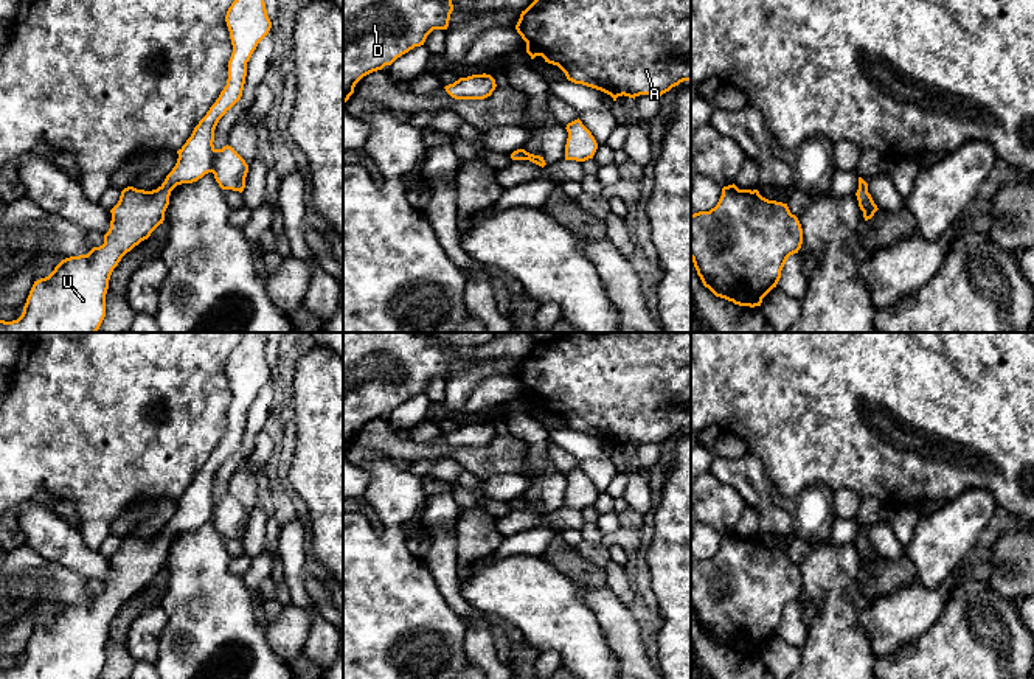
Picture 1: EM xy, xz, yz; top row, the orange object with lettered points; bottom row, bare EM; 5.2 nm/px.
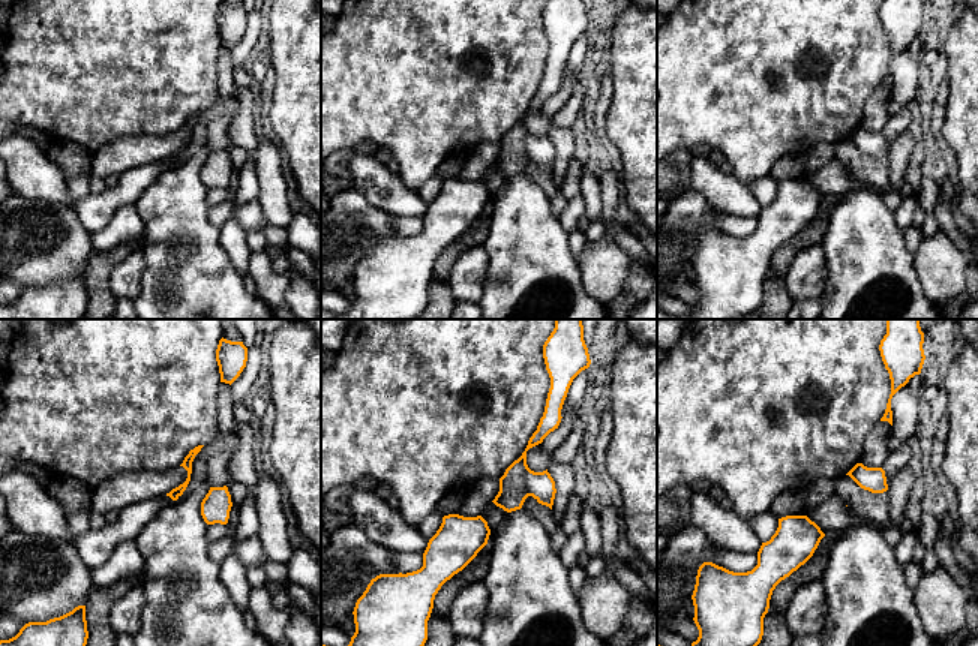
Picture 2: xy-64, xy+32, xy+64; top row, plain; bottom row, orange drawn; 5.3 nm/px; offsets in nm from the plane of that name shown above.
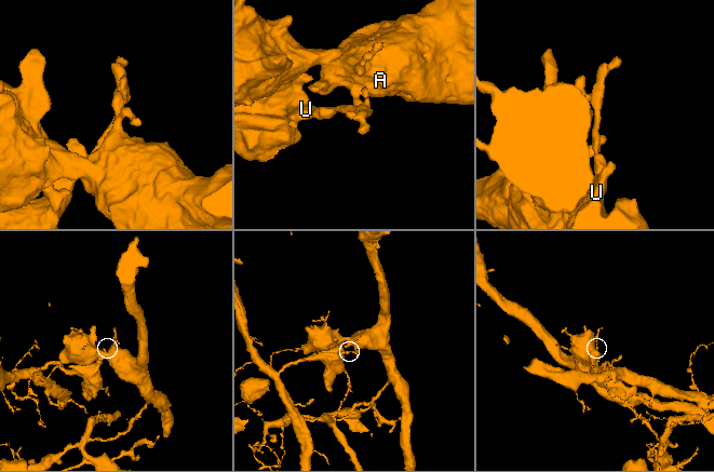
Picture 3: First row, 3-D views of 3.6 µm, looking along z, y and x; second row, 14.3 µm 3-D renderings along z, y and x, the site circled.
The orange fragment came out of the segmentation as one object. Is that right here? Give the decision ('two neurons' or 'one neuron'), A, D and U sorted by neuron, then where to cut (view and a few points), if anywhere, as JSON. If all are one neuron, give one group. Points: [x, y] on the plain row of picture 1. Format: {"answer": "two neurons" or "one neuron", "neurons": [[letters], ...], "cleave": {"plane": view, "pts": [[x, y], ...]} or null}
{"answer": "one neuron", "neurons": [["A", "D", "U"]], "cleave": null}

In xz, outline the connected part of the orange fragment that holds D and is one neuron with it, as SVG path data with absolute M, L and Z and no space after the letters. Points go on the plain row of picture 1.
M343 333L343 454L363 424L424 393L433 378L447 378L452 359L452 346L427 333Z

